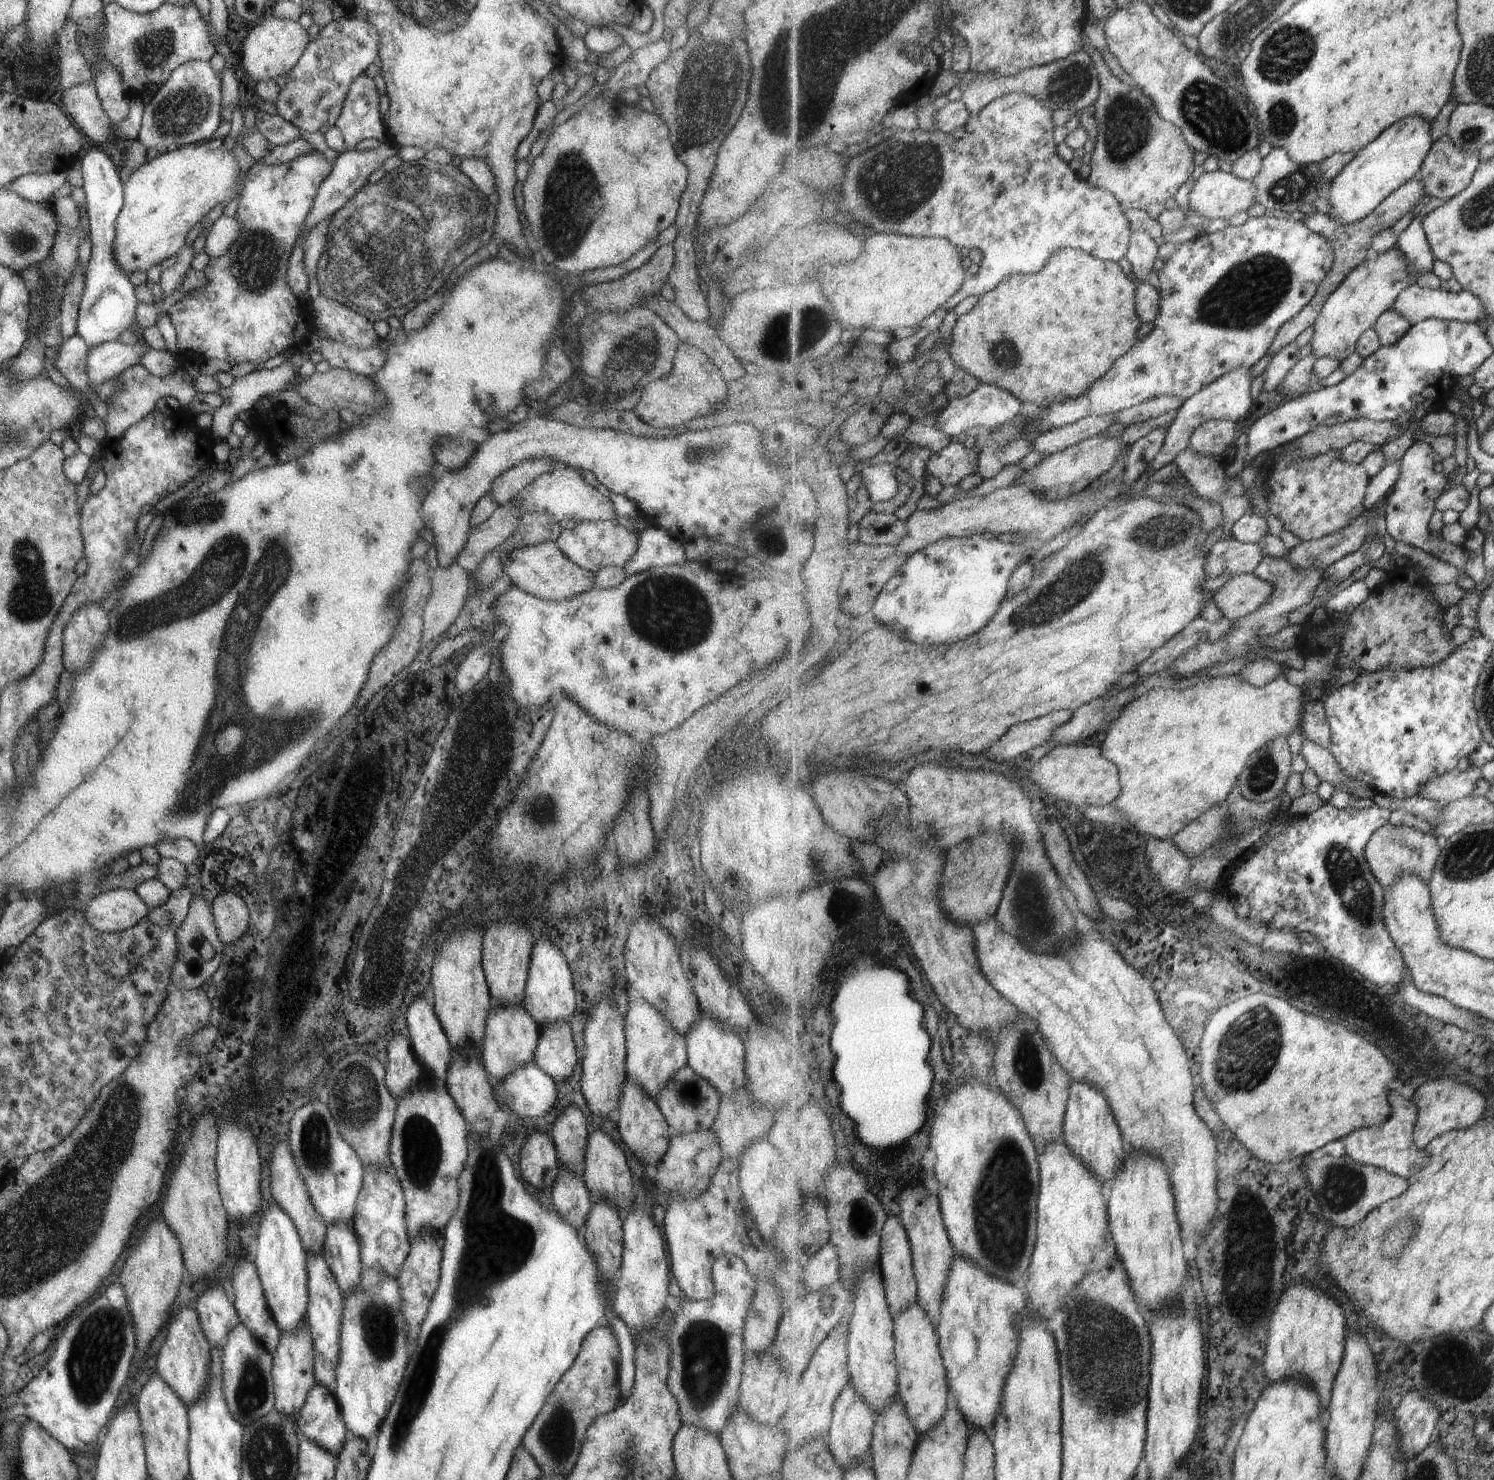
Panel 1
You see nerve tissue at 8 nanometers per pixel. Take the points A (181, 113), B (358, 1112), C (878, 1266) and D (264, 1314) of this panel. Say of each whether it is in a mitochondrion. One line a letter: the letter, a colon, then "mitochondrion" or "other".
A: mitochondrion
B: mitochondrion
C: other
D: other

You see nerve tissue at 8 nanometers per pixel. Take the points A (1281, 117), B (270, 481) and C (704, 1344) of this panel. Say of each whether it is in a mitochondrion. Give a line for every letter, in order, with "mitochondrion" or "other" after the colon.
A: mitochondrion
B: other
C: mitochondrion

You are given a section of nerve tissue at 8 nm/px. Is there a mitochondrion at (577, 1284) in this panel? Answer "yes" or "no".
no

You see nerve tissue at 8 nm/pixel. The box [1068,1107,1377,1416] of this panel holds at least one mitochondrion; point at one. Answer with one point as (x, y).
(1344, 1185)

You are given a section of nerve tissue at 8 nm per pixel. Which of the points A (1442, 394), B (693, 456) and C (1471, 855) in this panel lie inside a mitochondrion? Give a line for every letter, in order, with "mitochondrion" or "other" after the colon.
A: other
B: mitochondrion
C: mitochondrion

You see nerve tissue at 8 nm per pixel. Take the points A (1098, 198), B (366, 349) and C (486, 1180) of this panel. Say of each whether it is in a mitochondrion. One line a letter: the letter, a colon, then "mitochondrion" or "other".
A: other
B: other
C: mitochondrion

